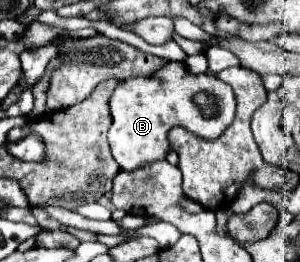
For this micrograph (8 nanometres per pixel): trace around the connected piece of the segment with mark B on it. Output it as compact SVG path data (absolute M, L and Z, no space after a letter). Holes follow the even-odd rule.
M170 60L170 62L166 62L166 66L162 66L162 70L158 70L158 74L154 74L154 78L128 78L128 80L124 80L114 90L114 94L110 98L110 110L112 110L112 120L114 120L112 128L108 132L108 142L110 142L110 148L112 148L112 156L116 158L120 168L134 170L142 164L162 160L166 156L166 152L170 150L166 134L172 126L186 126L190 132L200 134L202 138L208 138L208 140L218 138L234 120L236 100L234 100L232 88L226 86L216 76L212 76L212 74L192 74L184 62ZM198 92L208 92L216 100L214 102L214 106L216 106L214 116L204 116L204 110L194 102L194 96Z

